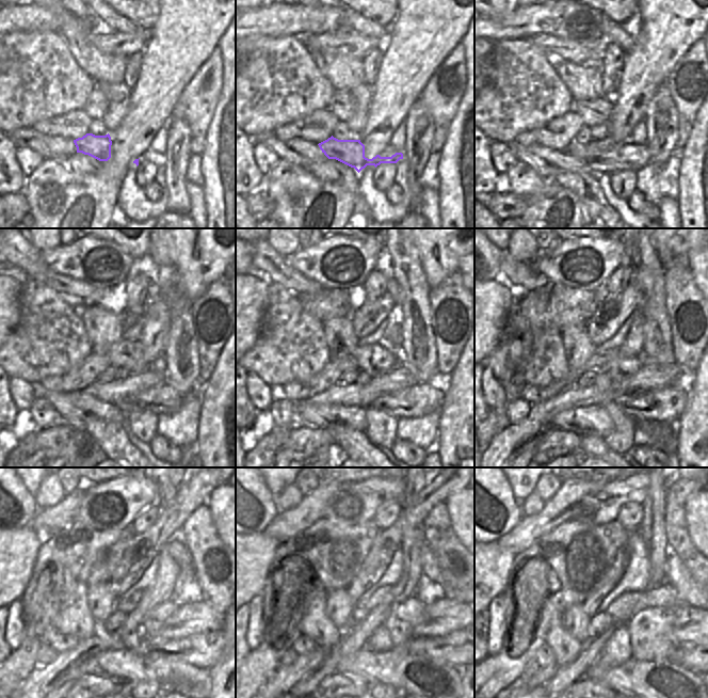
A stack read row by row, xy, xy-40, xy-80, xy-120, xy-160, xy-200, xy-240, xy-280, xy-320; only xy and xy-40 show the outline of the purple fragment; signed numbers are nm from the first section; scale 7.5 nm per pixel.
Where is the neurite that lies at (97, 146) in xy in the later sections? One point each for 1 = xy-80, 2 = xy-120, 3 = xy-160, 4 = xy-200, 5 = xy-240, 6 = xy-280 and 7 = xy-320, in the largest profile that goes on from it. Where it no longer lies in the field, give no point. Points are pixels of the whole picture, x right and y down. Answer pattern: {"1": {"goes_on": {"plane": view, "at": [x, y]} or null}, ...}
{"1": {"goes_on": {"plane": "xy-80", "at": [608, 162]}}, "2": {"goes_on": {"plane": "xy-120", "at": [169, 401]}}, "3": {"goes_on": {"plane": "xy-160", "at": [407, 403]}}, "4": {"goes_on": {"plane": "xy-200", "at": [666, 406]}}, "5": {"goes_on": {"plane": "xy-240", "at": [205, 650]}}, "6": {"goes_on": {"plane": "xy-280", "at": [452, 648]}}, "7": {"goes_on": {"plane": "xy-320", "at": [691, 653]}}}

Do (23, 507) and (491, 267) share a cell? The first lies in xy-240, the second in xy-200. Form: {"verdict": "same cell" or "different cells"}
{"verdict": "same cell"}

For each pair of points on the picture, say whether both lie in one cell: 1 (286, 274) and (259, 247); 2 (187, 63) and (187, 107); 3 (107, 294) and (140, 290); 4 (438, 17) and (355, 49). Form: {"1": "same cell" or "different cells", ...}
{"1": "same cell", "2": "different cells", "3": "different cells", "4": "different cells"}

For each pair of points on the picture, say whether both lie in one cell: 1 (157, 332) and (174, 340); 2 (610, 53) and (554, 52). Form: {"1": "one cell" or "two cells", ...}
{"1": "two cells", "2": "two cells"}

